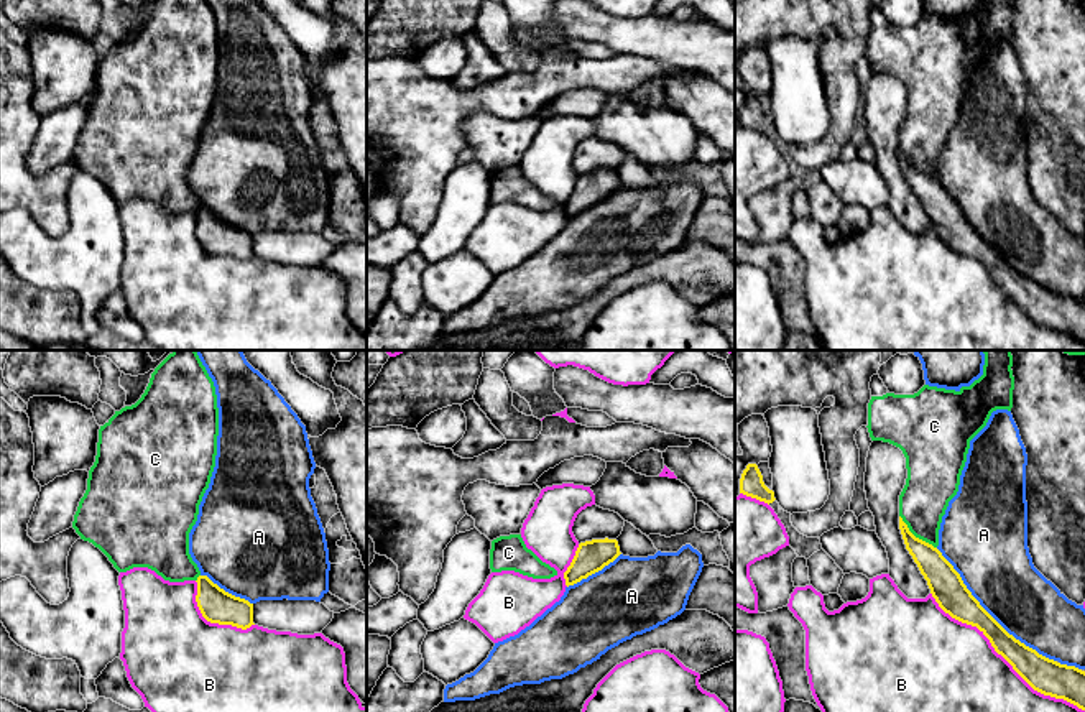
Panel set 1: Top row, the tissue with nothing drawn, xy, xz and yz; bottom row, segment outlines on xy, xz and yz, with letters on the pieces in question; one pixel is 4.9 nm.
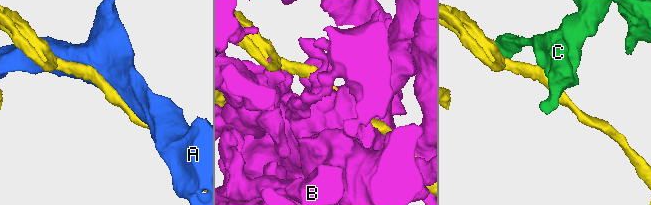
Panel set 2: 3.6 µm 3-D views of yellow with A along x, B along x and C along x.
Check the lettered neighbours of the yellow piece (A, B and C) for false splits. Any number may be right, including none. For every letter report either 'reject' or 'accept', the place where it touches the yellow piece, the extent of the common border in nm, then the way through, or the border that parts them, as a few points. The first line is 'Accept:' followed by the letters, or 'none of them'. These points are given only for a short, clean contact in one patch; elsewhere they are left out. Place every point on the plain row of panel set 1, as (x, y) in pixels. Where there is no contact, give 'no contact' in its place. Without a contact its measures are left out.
Accept: none of them
A: reject; contact yz (988, 245); length 800 nm
B: reject; contact yz (1003, 288); length 950 nm
C: reject; contact yz (914, 168); length 240 nm

